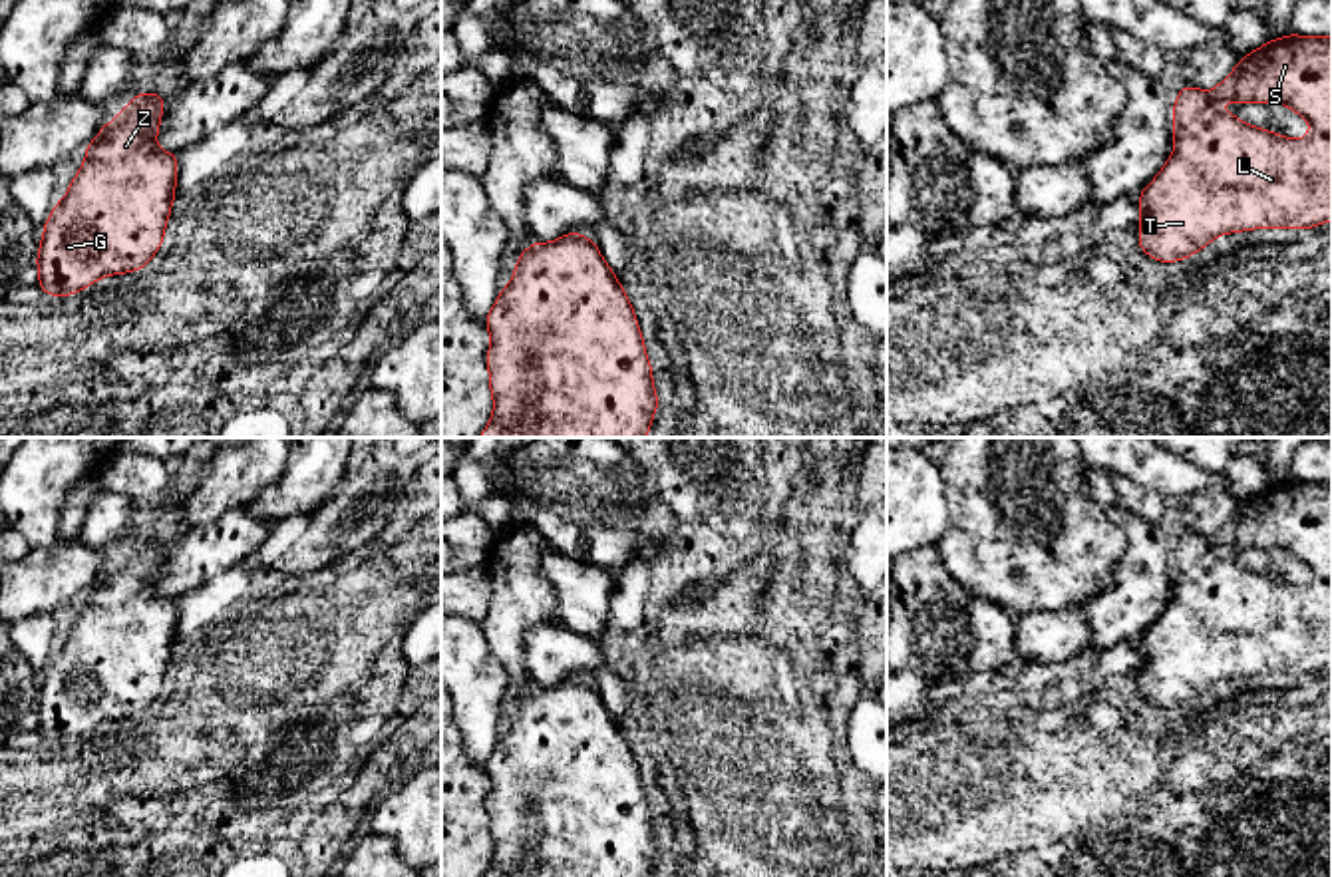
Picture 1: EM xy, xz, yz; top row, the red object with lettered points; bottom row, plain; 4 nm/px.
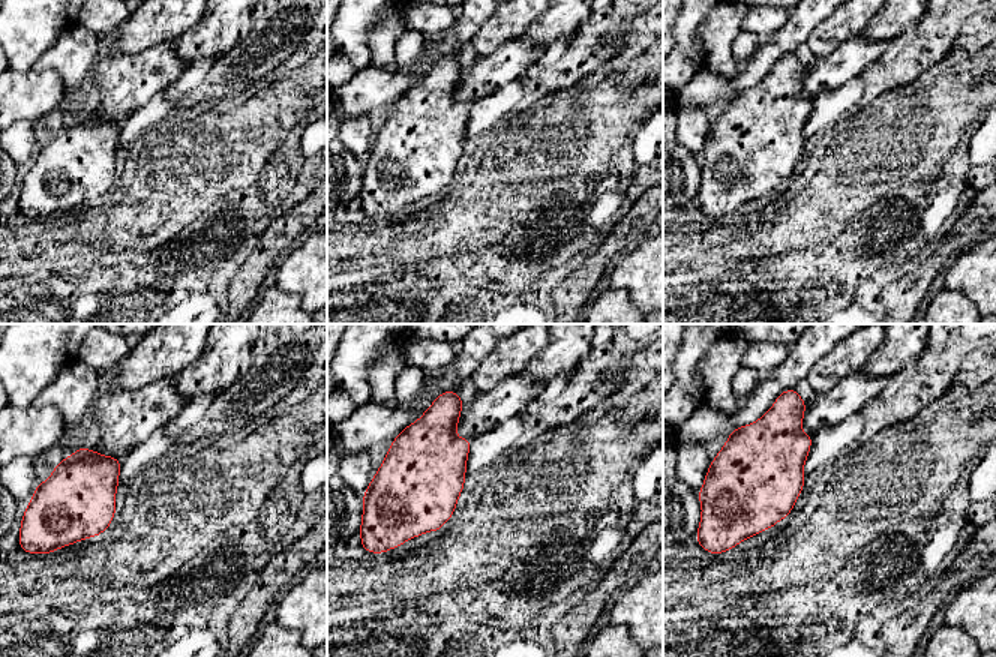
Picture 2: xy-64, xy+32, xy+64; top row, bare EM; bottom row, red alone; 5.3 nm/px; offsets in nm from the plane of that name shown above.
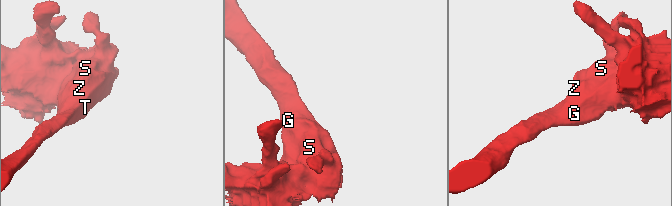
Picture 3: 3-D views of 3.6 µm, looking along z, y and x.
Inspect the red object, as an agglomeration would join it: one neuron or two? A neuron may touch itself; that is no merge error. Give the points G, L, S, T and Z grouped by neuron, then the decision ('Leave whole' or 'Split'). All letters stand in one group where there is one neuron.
Groups: G L S T Z. Leave whole

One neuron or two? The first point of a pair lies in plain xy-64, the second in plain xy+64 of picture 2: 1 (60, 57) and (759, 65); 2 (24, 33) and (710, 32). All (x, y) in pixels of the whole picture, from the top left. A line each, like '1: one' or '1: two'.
1: two
2: two

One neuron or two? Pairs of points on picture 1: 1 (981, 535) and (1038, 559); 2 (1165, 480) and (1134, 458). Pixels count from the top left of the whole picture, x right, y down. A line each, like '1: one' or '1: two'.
1: one
2: one

